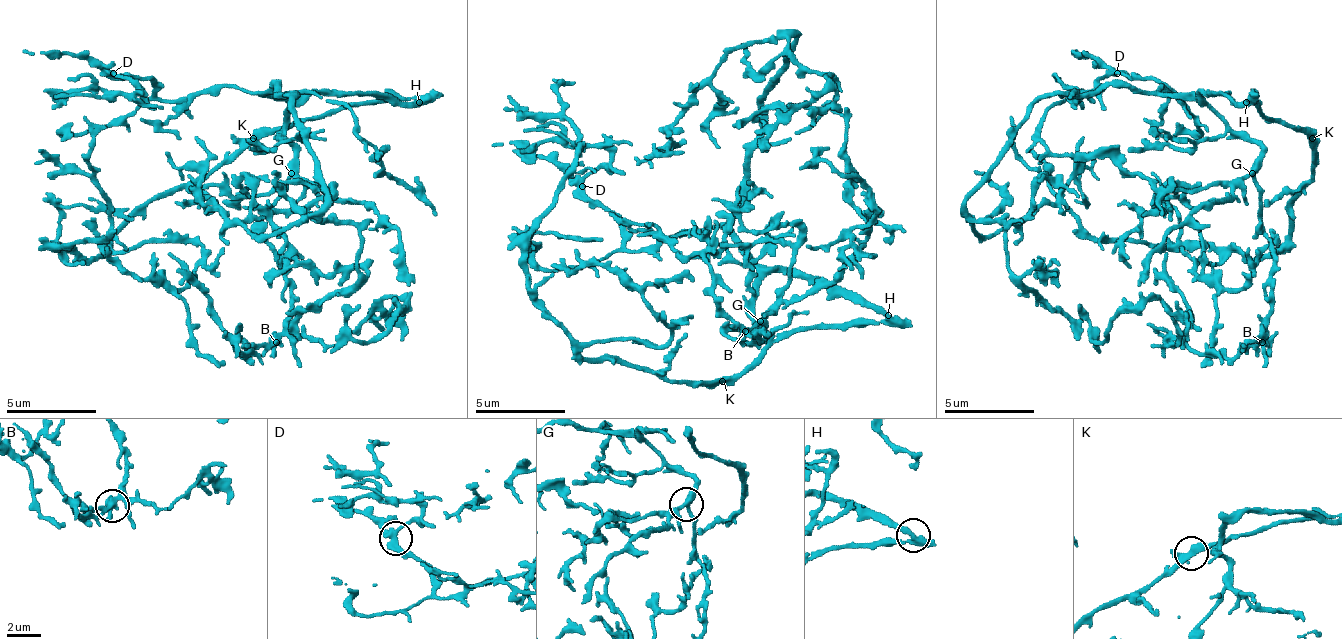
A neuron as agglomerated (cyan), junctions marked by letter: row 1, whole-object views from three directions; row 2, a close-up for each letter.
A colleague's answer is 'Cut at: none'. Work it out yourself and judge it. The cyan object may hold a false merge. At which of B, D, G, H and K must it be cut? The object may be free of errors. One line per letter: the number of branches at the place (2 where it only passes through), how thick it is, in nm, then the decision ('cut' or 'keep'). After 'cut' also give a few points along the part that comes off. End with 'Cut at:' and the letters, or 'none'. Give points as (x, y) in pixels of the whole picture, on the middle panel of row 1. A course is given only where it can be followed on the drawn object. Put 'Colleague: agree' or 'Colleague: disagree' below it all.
B: branches 3; calibre 320 nm; keep
D: branches 3; calibre 280 nm; keep
G: branches 3; calibre 320 nm; keep
H: branches 3; calibre 320 nm; keep
K: branches 3; calibre 320 nm; keep
Cut at: none
Colleague: agree

